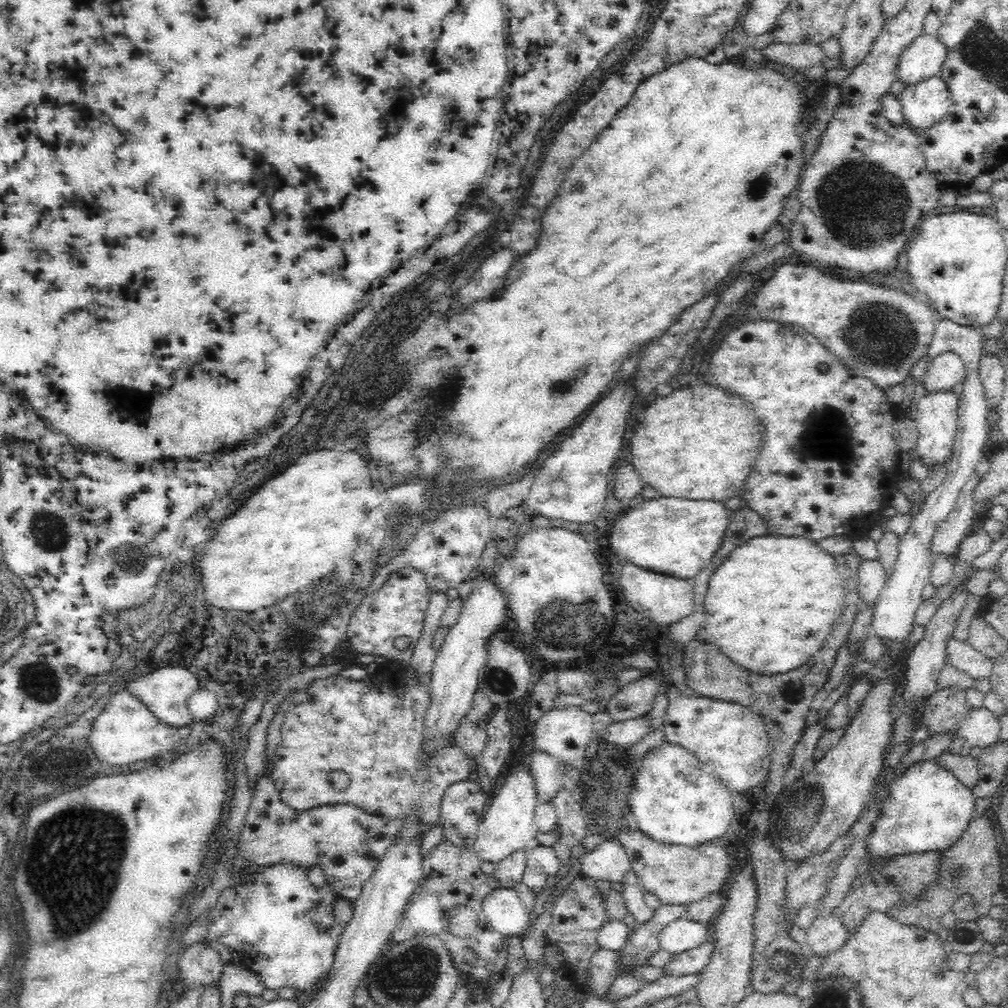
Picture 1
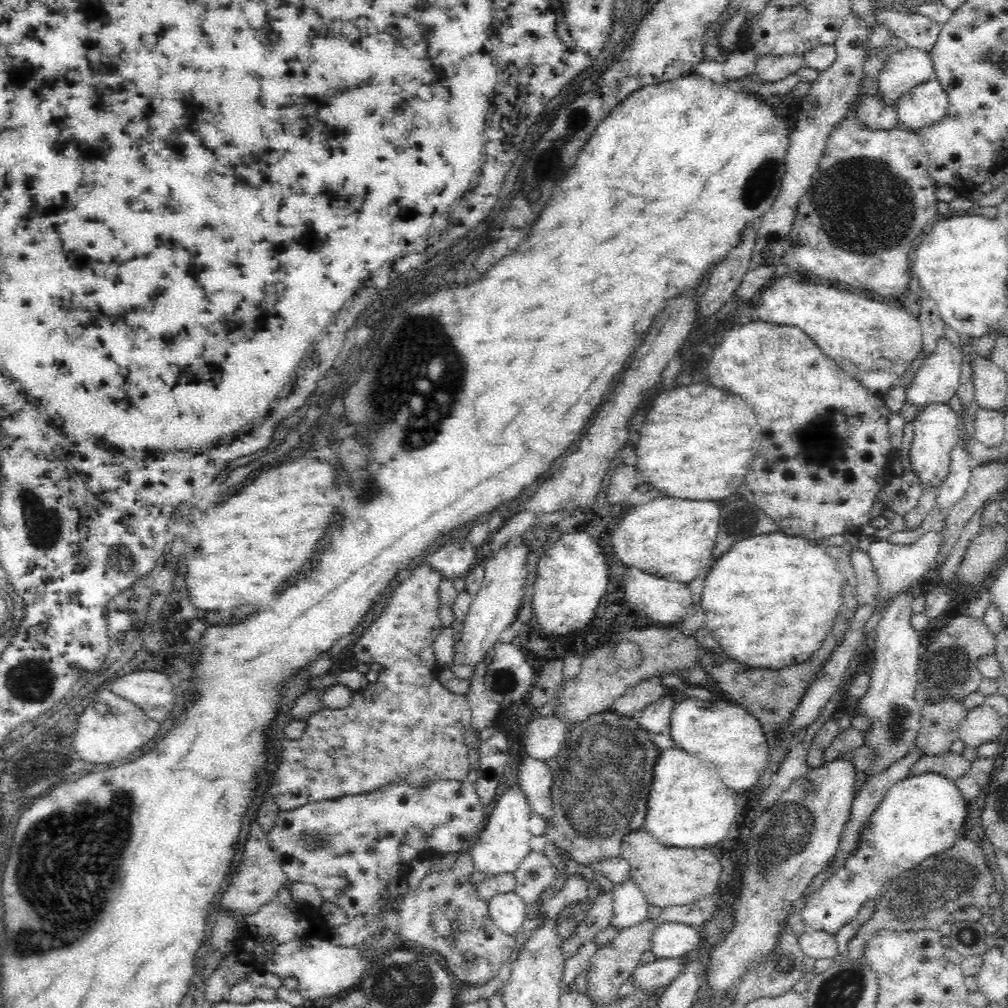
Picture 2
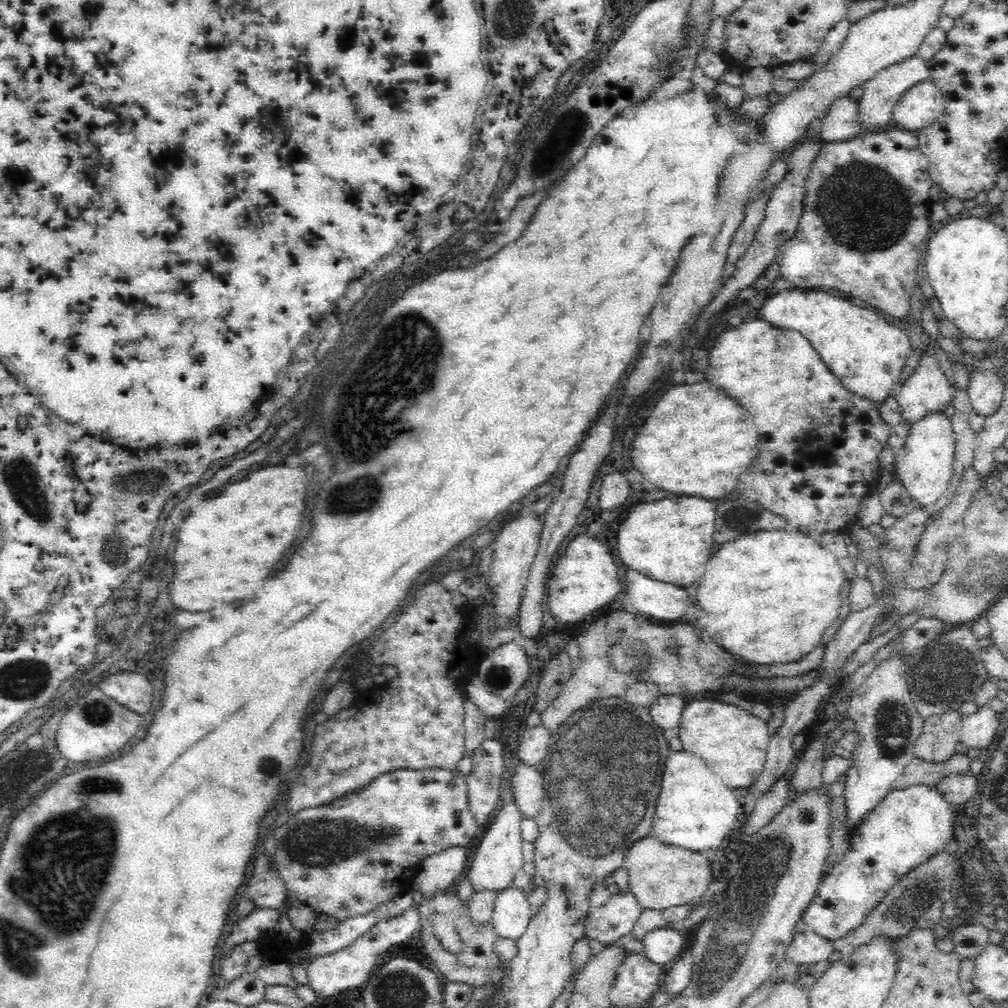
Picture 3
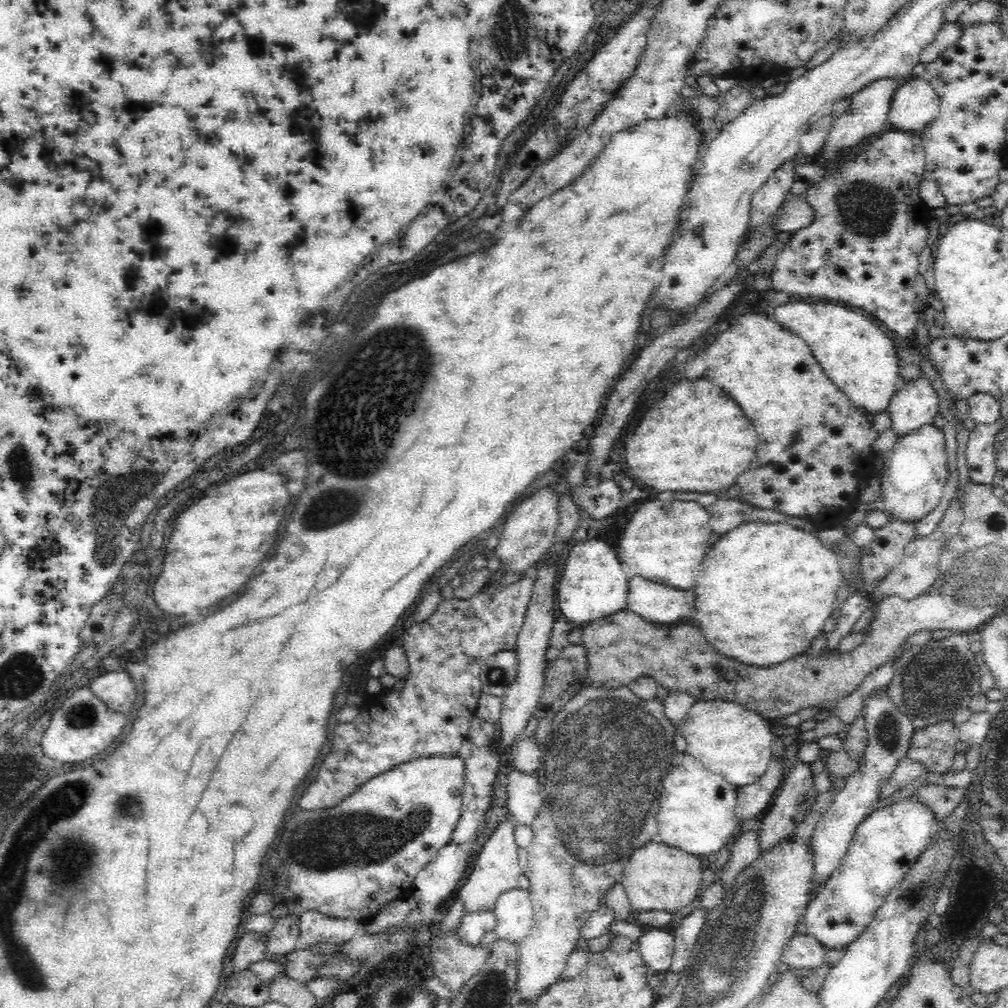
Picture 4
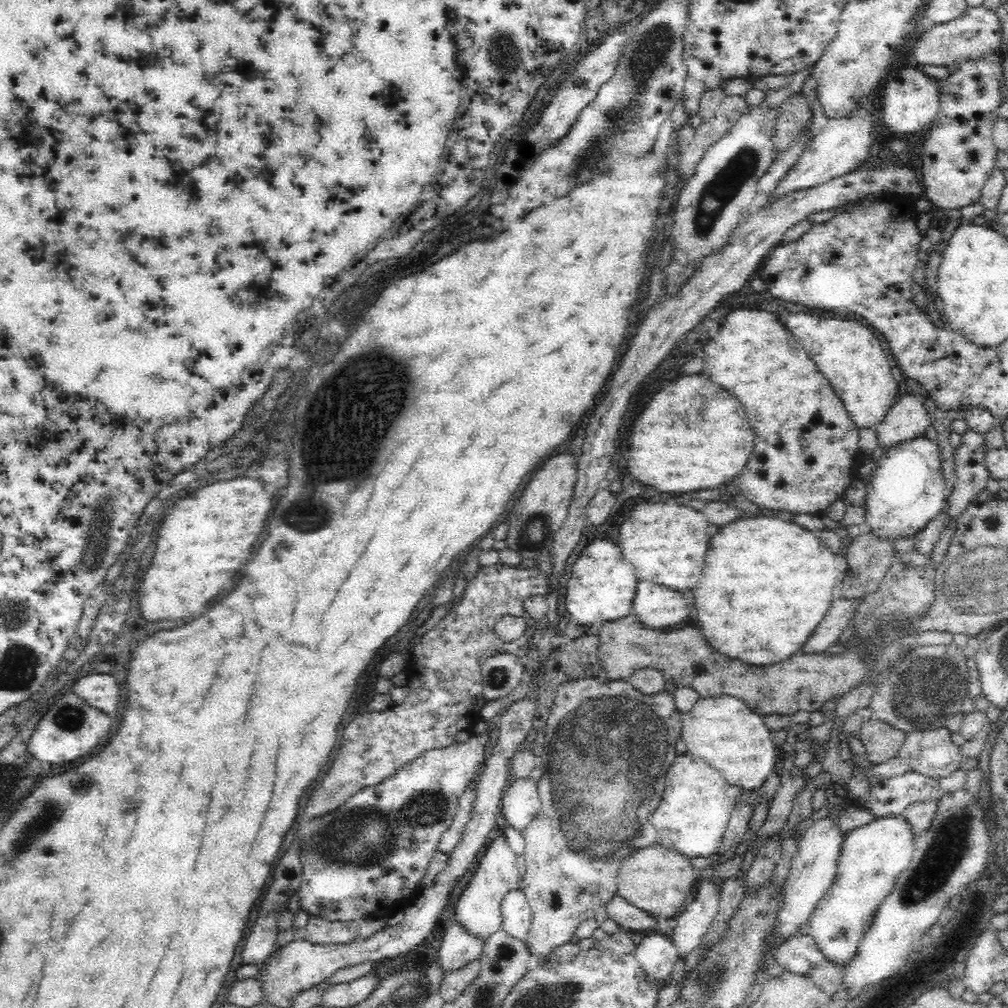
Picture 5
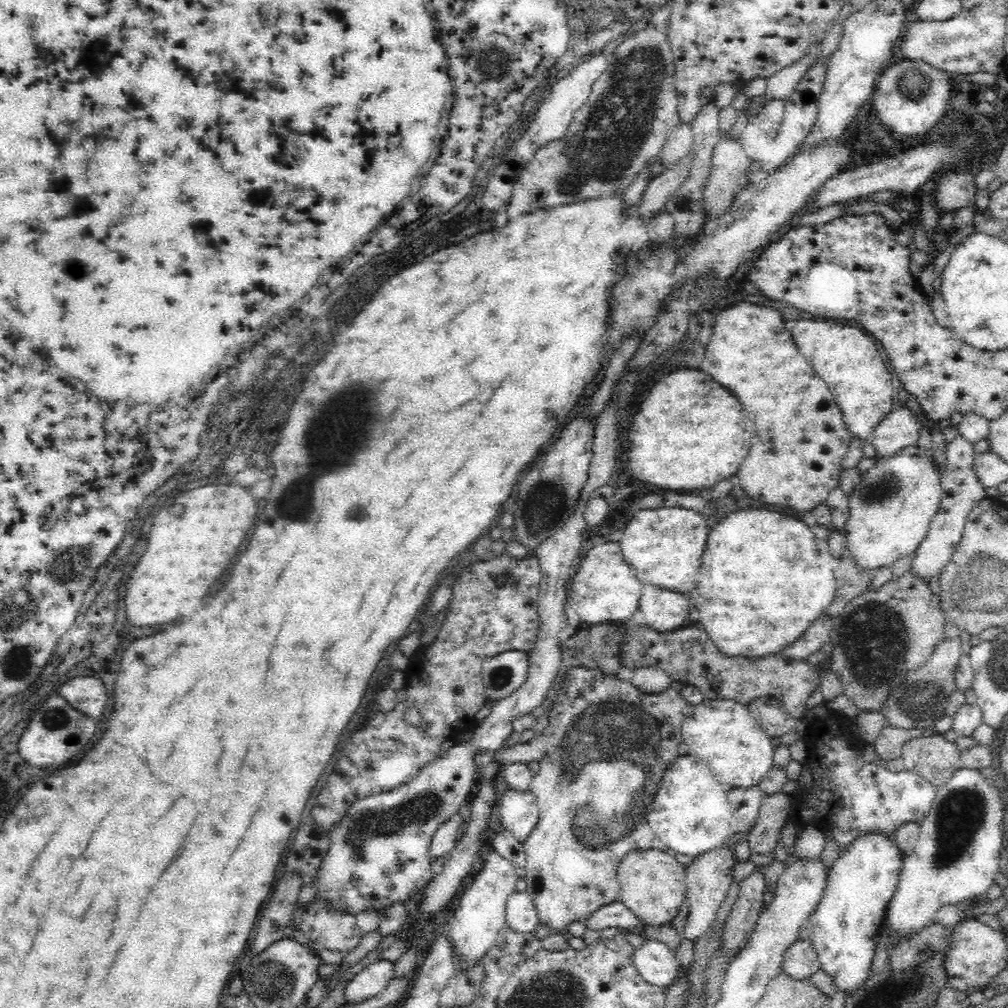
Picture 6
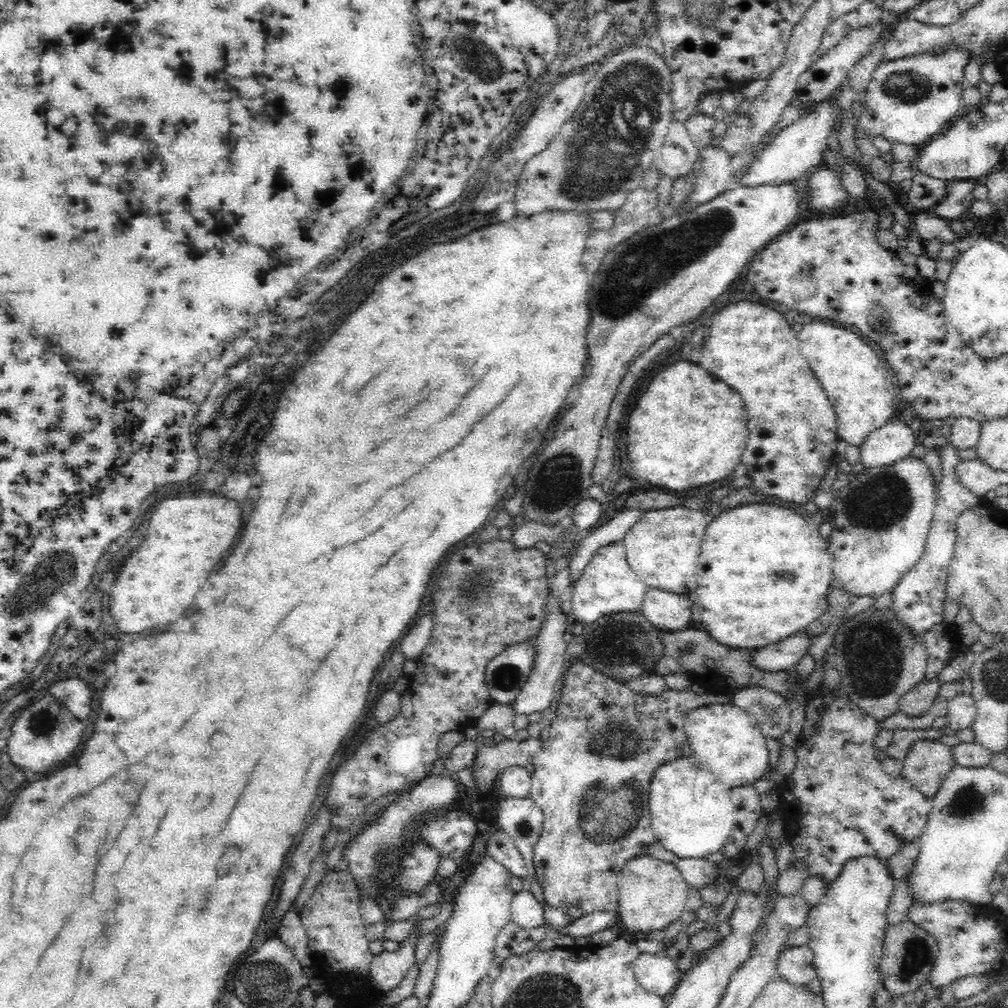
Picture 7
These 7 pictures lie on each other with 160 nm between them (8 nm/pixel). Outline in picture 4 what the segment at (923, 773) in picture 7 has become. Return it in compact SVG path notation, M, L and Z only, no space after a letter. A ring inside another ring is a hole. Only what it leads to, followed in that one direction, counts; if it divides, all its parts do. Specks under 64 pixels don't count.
M952 719L916 730L907 757L920 761L932 772L941 773L955 761L960 731Z

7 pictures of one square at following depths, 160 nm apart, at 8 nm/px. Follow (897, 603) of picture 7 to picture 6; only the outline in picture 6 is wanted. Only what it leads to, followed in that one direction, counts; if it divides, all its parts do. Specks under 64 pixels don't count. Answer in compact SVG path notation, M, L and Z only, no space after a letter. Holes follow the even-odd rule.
M958 435L944 448L946 451L946 474L941 475L940 480L942 483L940 508L930 522L928 532L916 550L911 564L912 572L918 573L926 581L938 576L941 568L949 563L956 545L962 538L968 514L980 500L986 497L984 485L980 483L980 479L974 471L974 458L977 455L974 452L974 444L969 443L962 435Z

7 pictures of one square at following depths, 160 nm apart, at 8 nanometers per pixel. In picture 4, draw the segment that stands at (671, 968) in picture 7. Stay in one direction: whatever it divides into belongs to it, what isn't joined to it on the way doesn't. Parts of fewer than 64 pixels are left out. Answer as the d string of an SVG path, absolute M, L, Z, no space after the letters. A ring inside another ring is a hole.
M653 928L642 933L637 943L640 954L650 970L658 973L668 972L675 948L673 934Z

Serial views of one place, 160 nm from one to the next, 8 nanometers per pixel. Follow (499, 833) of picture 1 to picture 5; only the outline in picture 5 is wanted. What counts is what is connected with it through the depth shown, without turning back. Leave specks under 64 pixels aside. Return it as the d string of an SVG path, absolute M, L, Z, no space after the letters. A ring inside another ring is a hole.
M504 835L494 838L480 858L478 869L466 889L455 904L455 916L460 925L466 927L468 933L472 933L482 939L486 939L501 929L501 902L503 896L518 888L519 871L516 865L514 849L510 847Z

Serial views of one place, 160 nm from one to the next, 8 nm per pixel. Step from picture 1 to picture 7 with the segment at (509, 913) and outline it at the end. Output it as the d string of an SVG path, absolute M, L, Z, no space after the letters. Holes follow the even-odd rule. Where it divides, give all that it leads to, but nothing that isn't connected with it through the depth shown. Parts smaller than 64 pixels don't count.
M523 889L511 900L511 921L524 930L538 928L544 924L542 904L530 891Z

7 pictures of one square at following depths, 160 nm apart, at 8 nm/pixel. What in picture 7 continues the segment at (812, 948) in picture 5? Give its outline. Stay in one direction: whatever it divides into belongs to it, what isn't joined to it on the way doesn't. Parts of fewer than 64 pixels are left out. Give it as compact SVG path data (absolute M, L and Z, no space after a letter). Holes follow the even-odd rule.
M808 944L788 947L778 956L777 974L784 977L790 984L807 985L817 978L813 958L812 949Z

